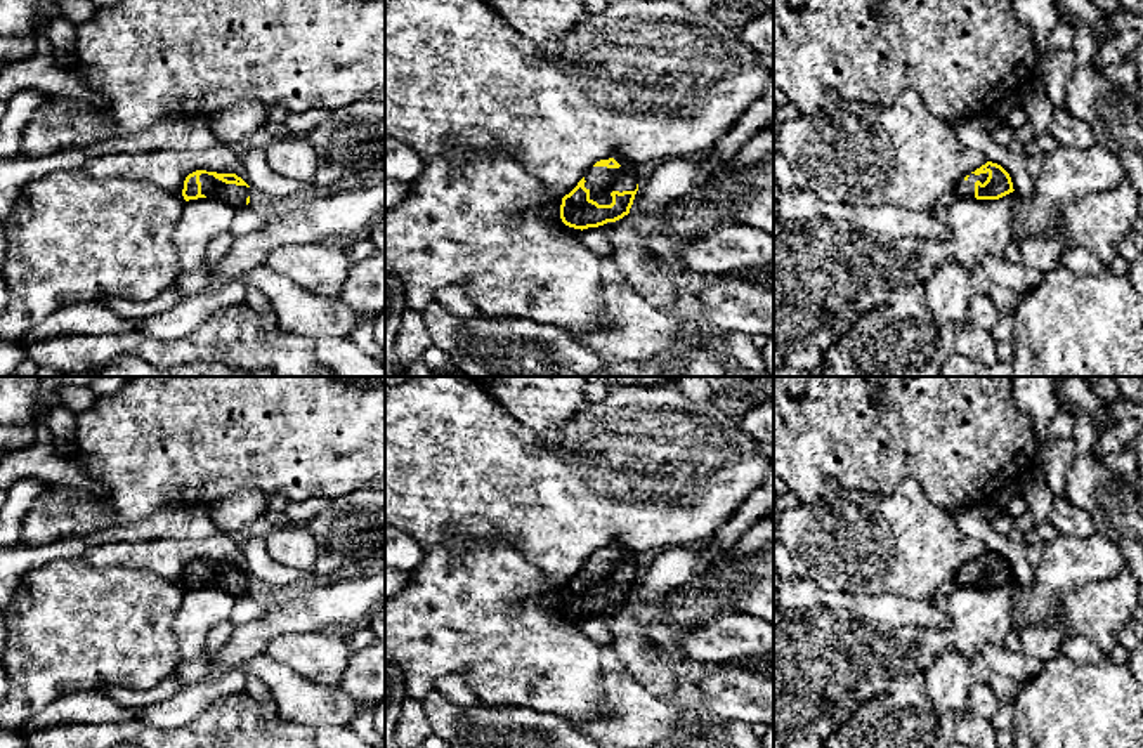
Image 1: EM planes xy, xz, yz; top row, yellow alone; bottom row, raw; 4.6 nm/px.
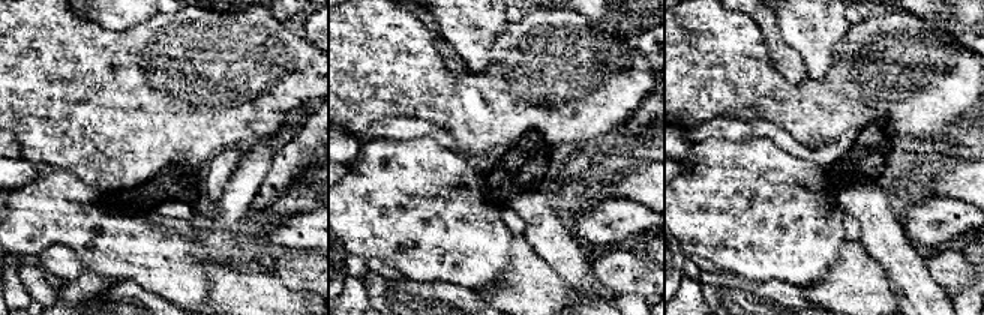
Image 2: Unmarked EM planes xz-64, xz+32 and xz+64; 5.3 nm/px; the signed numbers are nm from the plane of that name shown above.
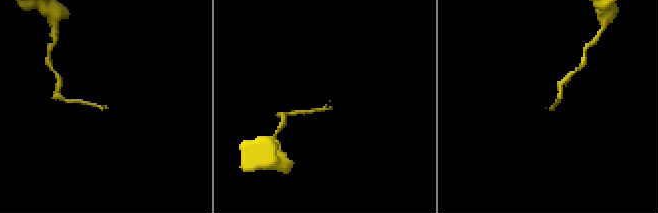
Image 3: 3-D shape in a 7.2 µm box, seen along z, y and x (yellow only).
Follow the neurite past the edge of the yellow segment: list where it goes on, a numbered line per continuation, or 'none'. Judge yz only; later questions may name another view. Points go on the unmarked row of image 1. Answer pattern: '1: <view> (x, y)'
1: yz (965, 577)

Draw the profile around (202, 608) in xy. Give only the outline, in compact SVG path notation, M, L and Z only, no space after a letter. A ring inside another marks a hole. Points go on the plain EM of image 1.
M198 587L186 590L173 620L173 635L182 659L205 654L208 632L229 620L236 597L220 588Z

